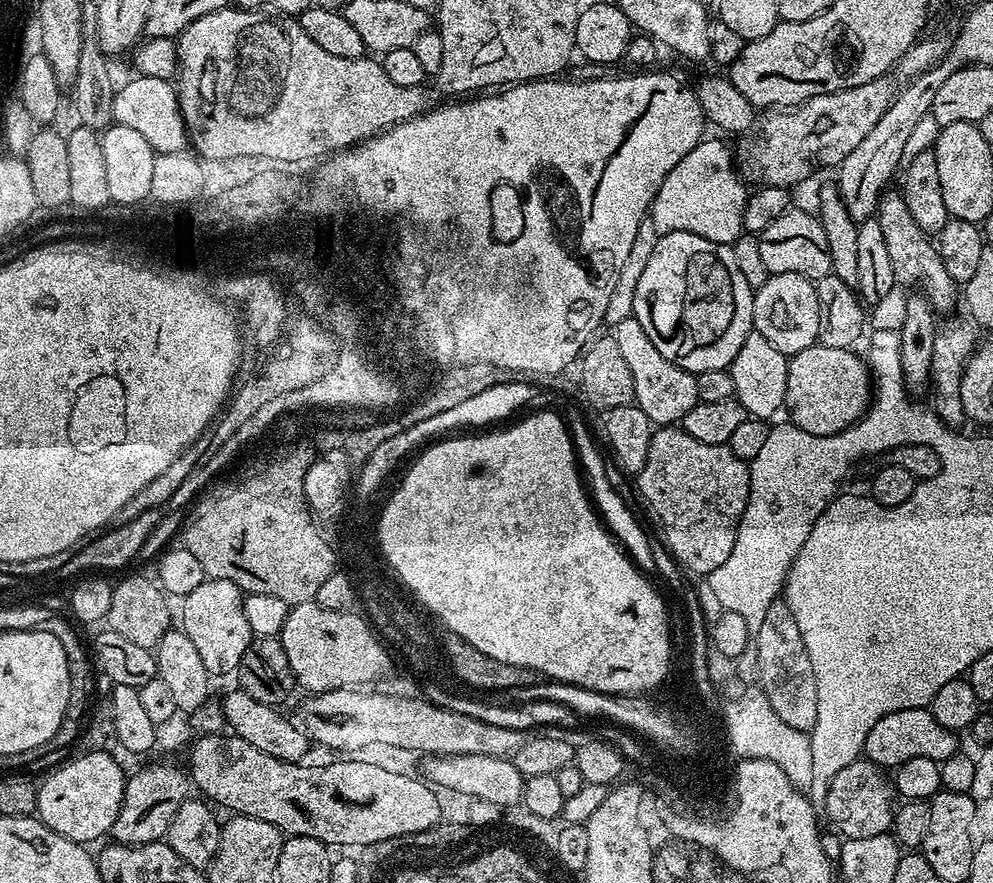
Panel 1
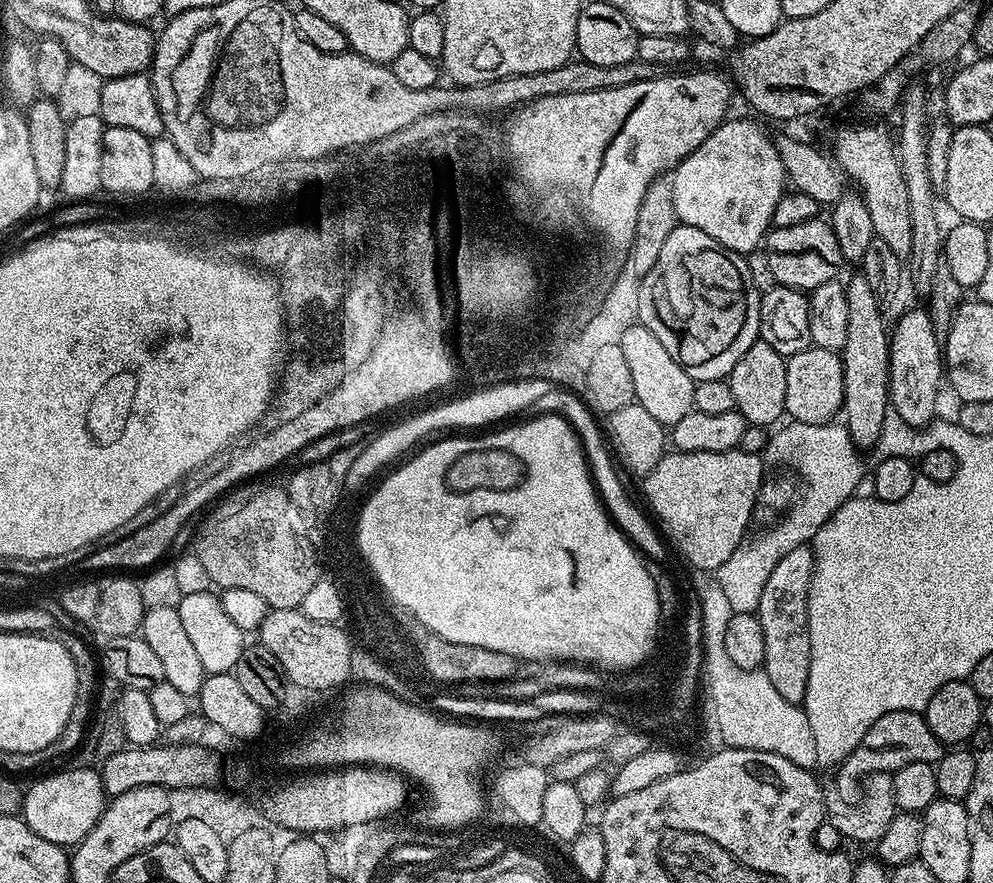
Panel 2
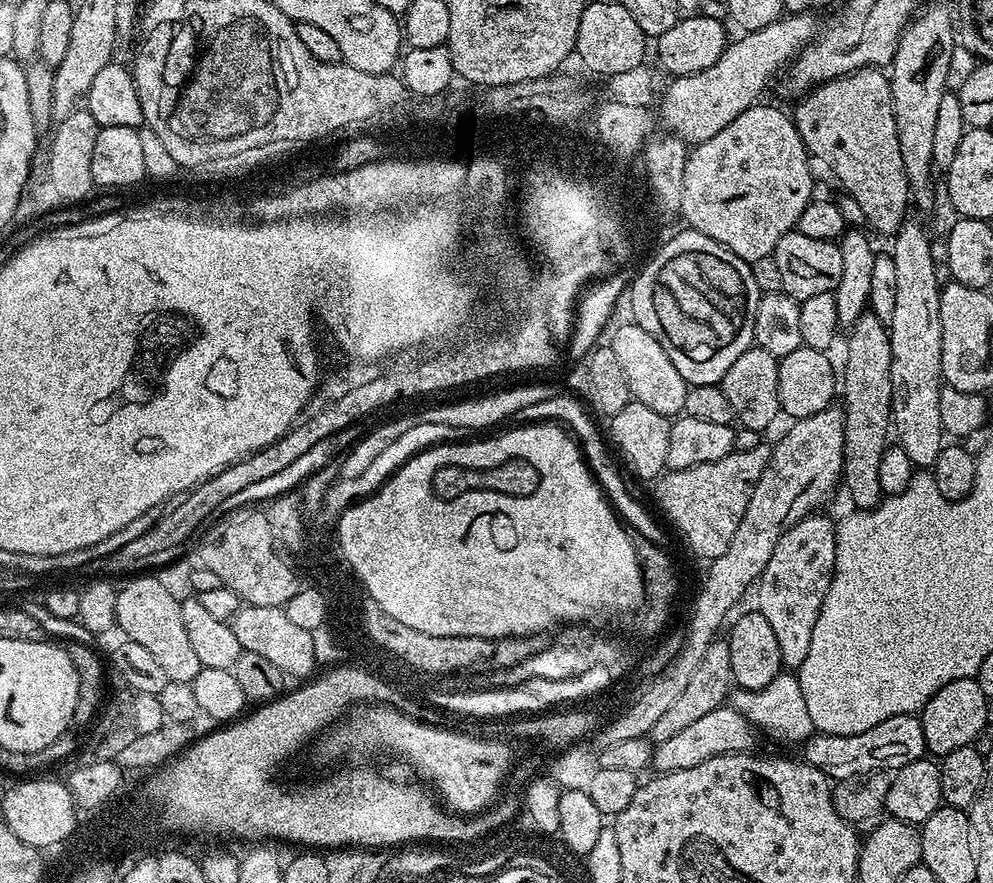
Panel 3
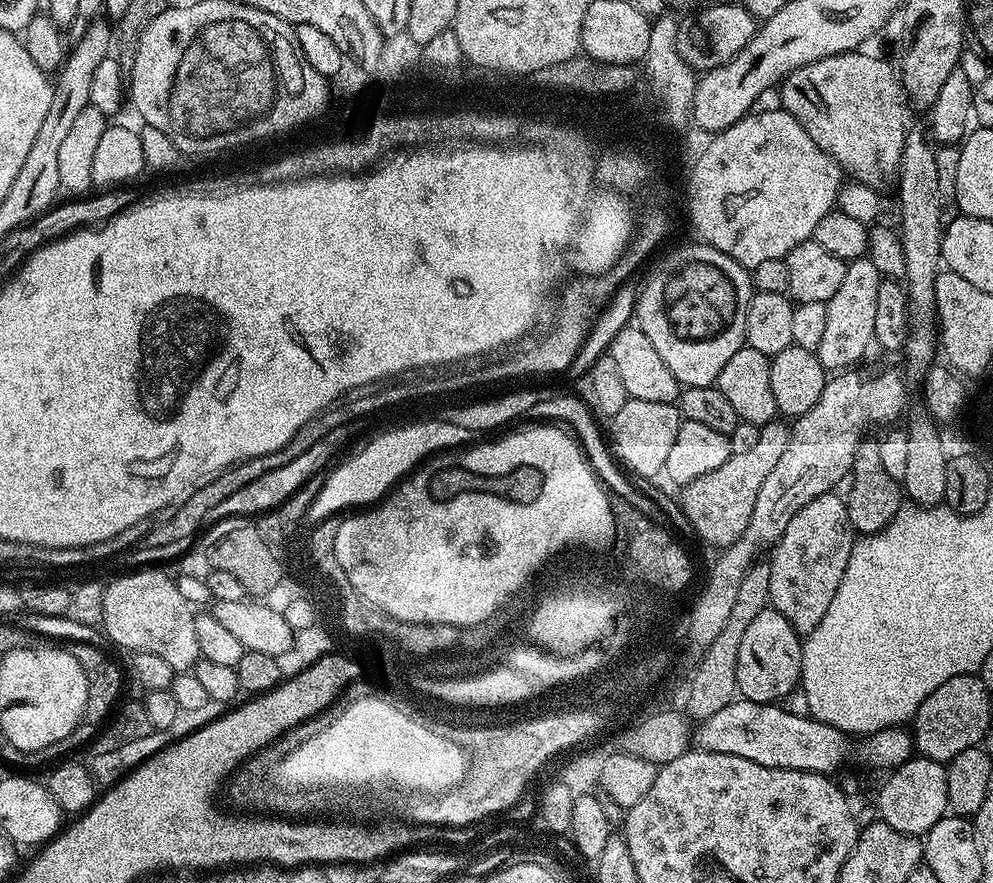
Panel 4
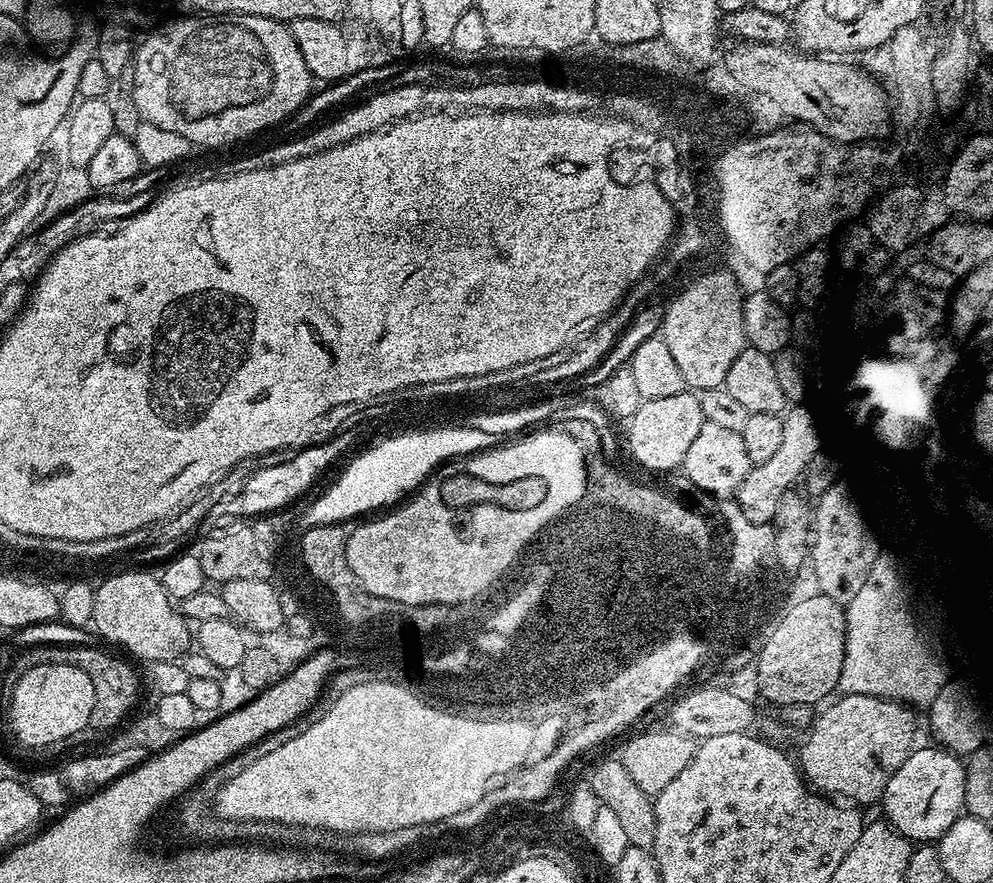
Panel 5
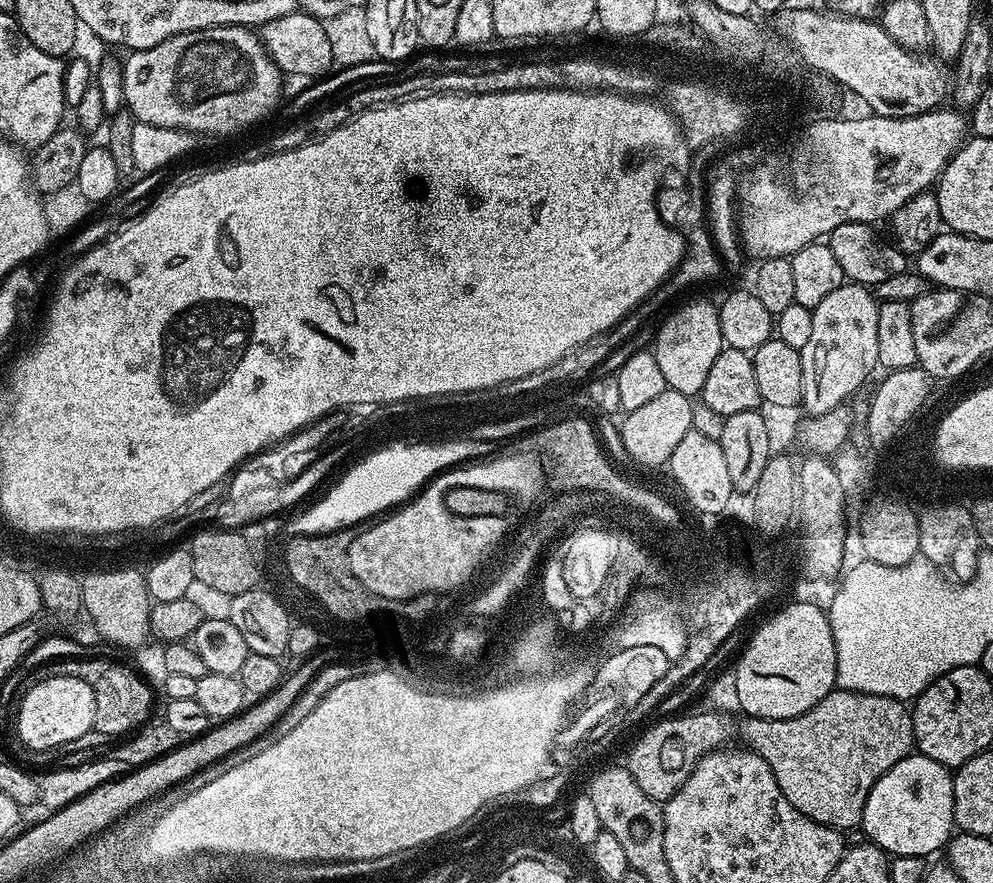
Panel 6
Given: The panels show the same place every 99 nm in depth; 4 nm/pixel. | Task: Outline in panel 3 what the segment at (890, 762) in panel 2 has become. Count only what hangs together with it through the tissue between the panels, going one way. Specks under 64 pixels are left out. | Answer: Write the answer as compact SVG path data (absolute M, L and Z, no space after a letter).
M906 714L891 716L890 718L886 718L886 722L878 722L878 726L874 726L862 734L854 734L853 736L813 734L803 742L802 749L804 749L804 753L802 753L804 763L812 764L818 770L825 772L828 775L829 781L832 782L837 782L836 780L852 780L855 776L868 776L871 772L878 772L874 774L888 774L897 768L906 766L910 762L925 759L926 756L920 717L916 714L910 716Z

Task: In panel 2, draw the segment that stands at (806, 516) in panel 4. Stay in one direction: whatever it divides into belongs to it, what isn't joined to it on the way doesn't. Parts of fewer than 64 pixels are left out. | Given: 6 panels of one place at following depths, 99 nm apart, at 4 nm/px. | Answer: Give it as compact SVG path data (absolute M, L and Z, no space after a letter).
M809 545L790 550L768 577L756 611L765 639L762 669L778 693L797 705L803 703L810 674L808 596L813 570L813 554Z

